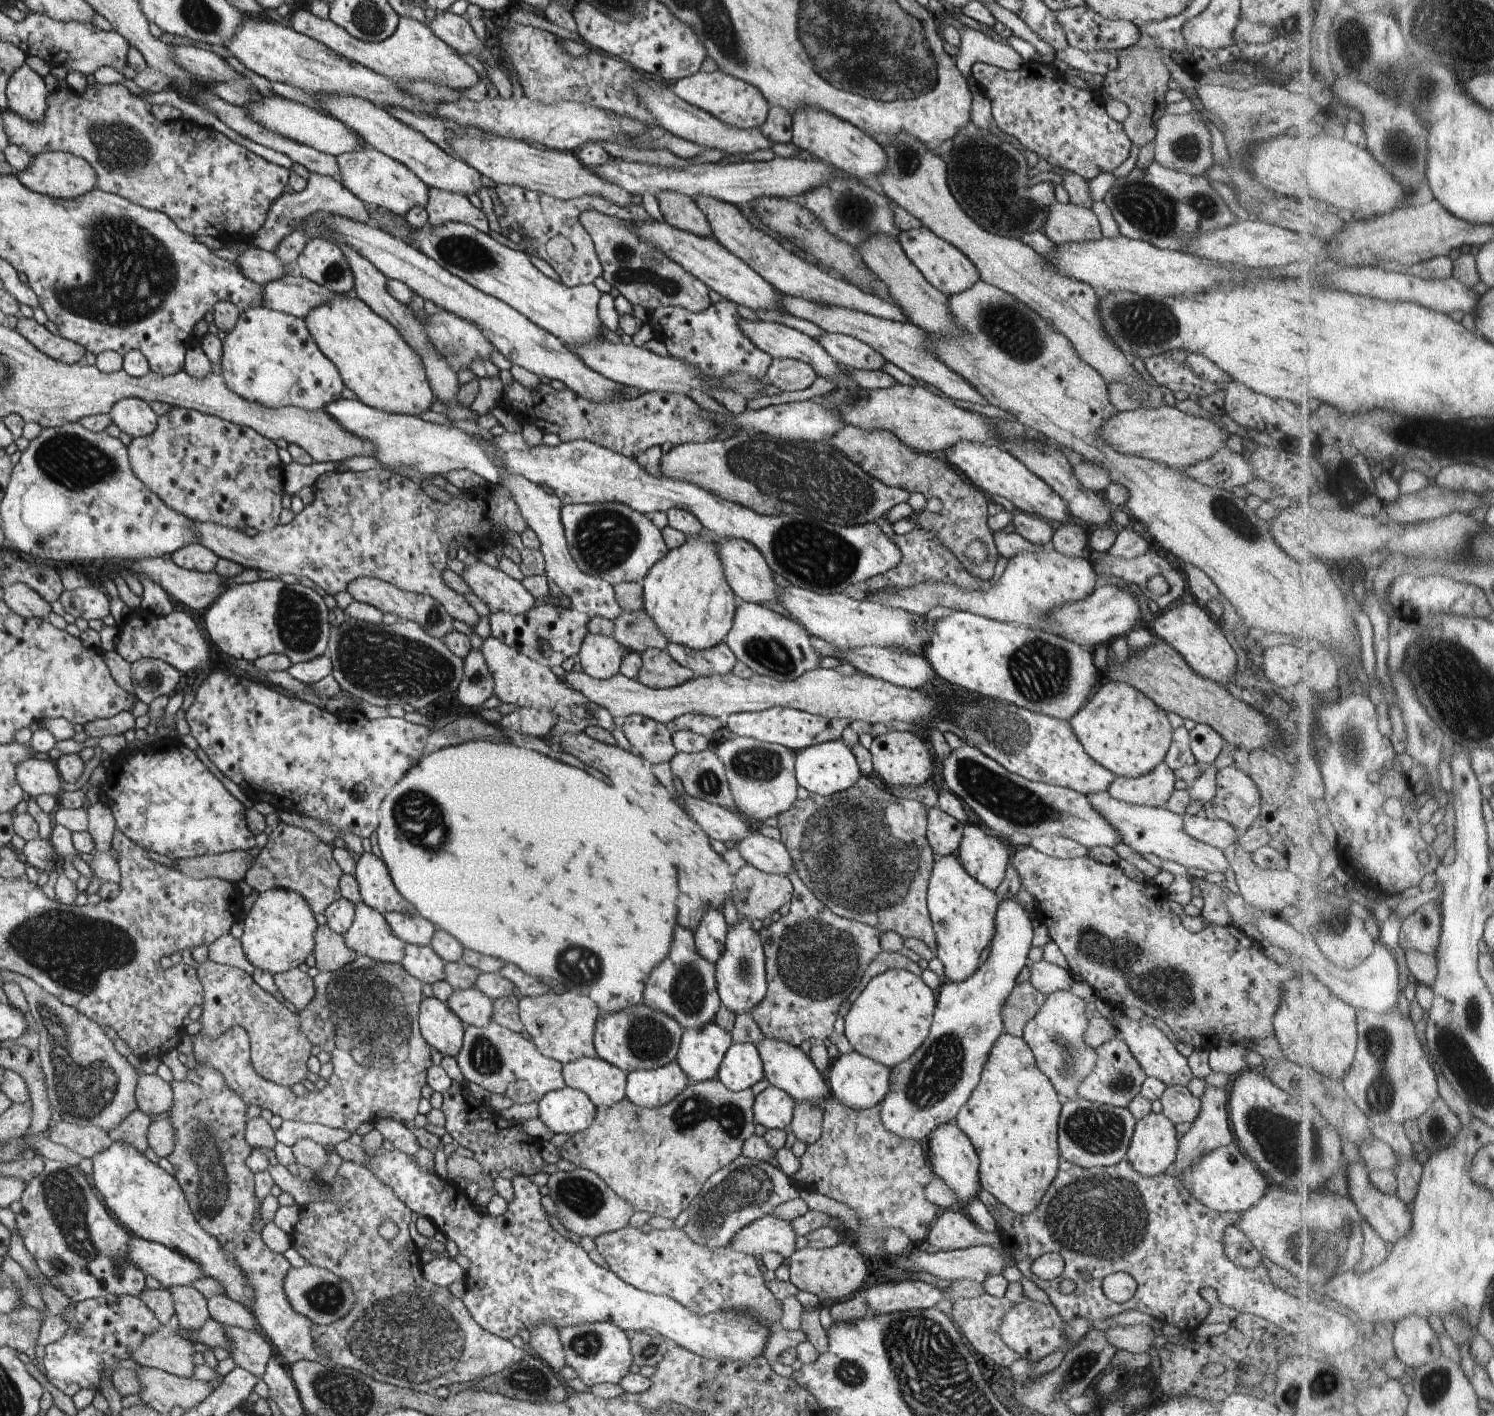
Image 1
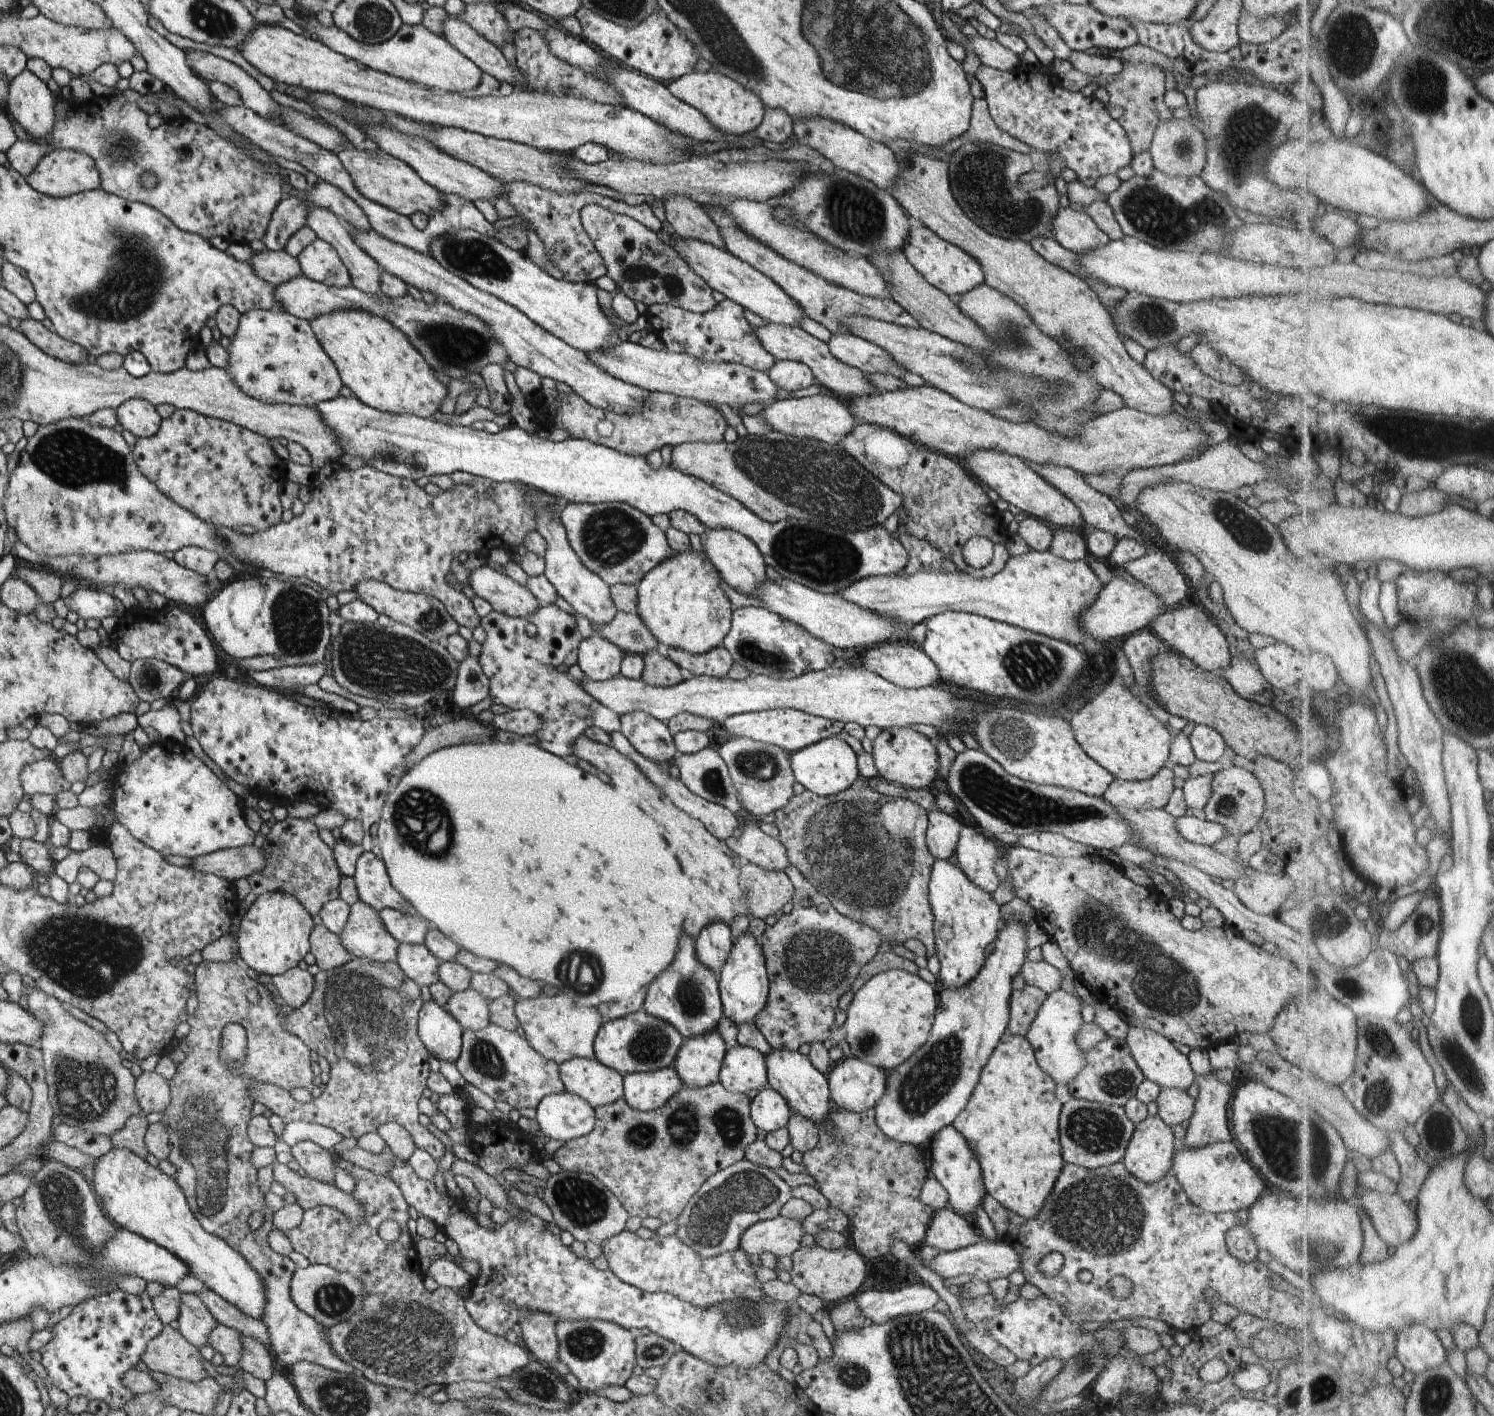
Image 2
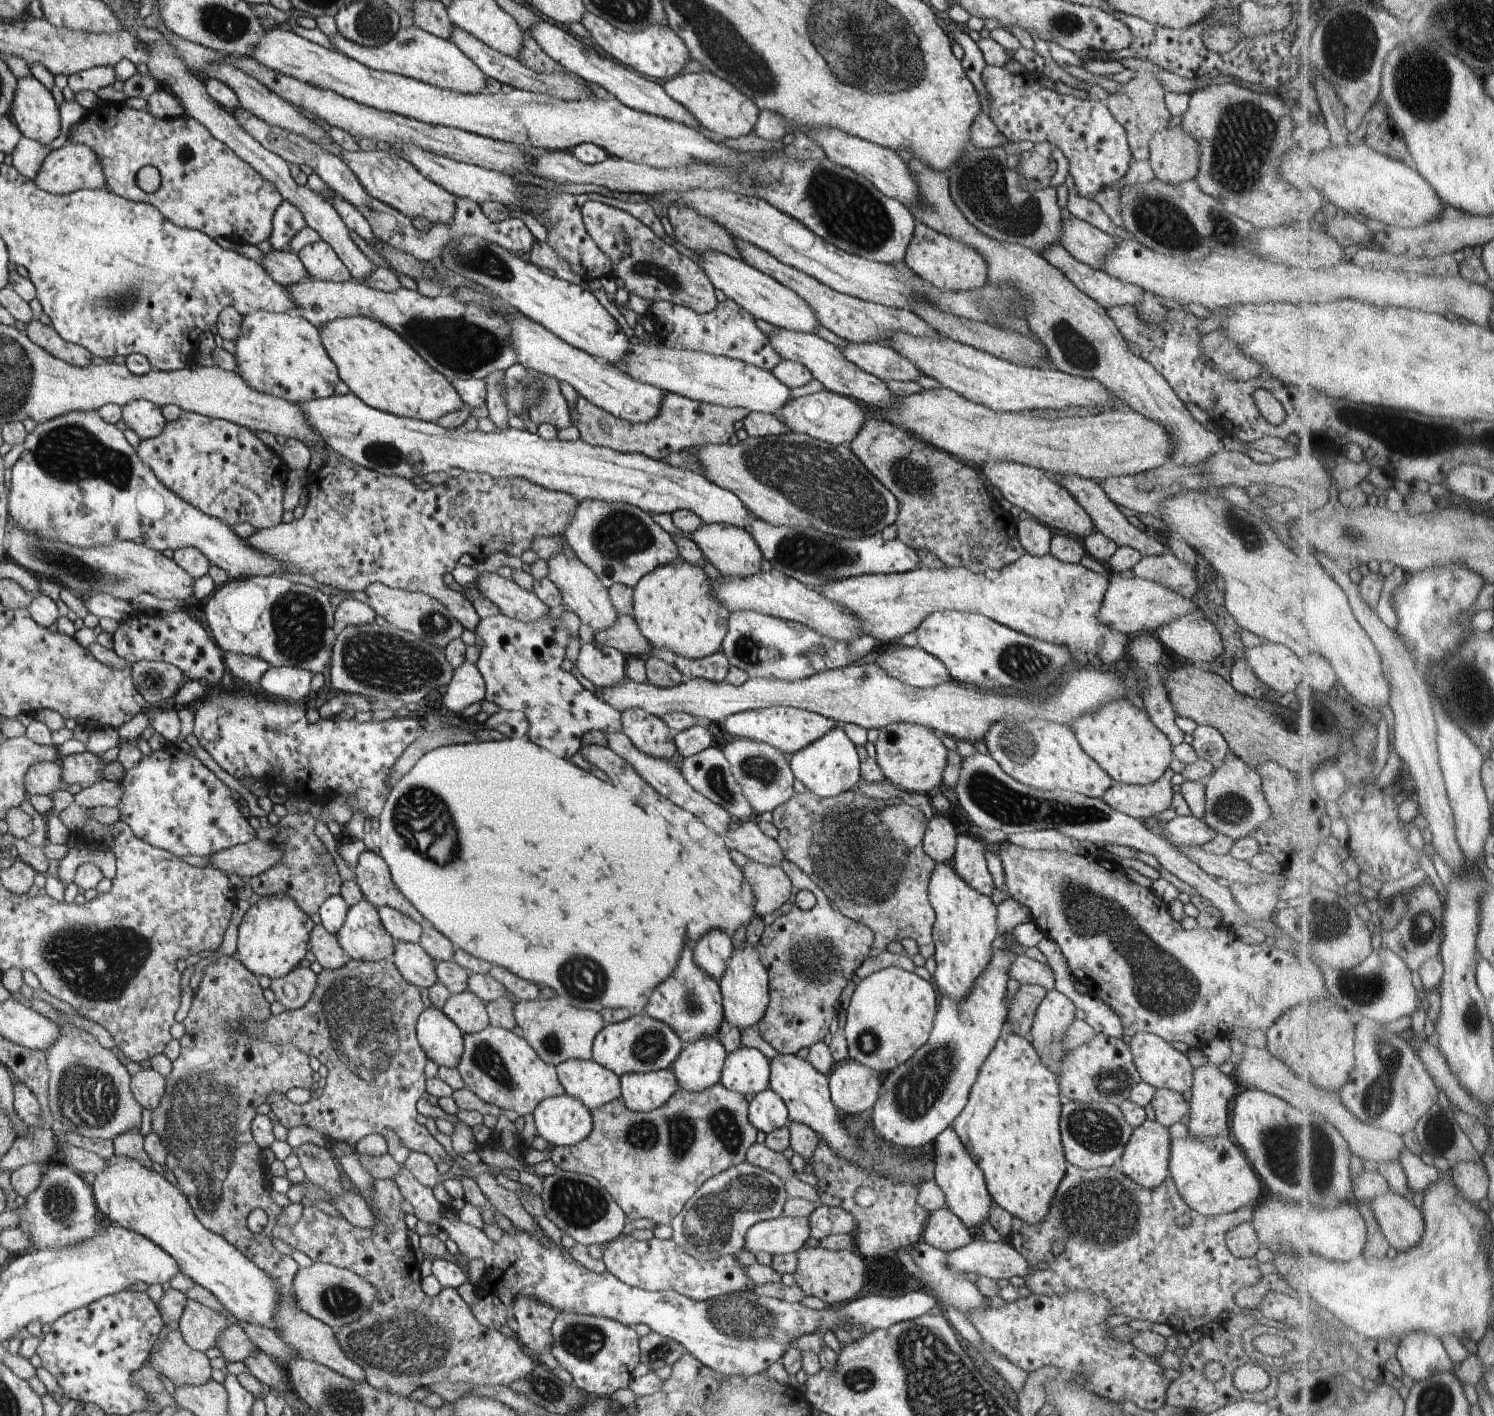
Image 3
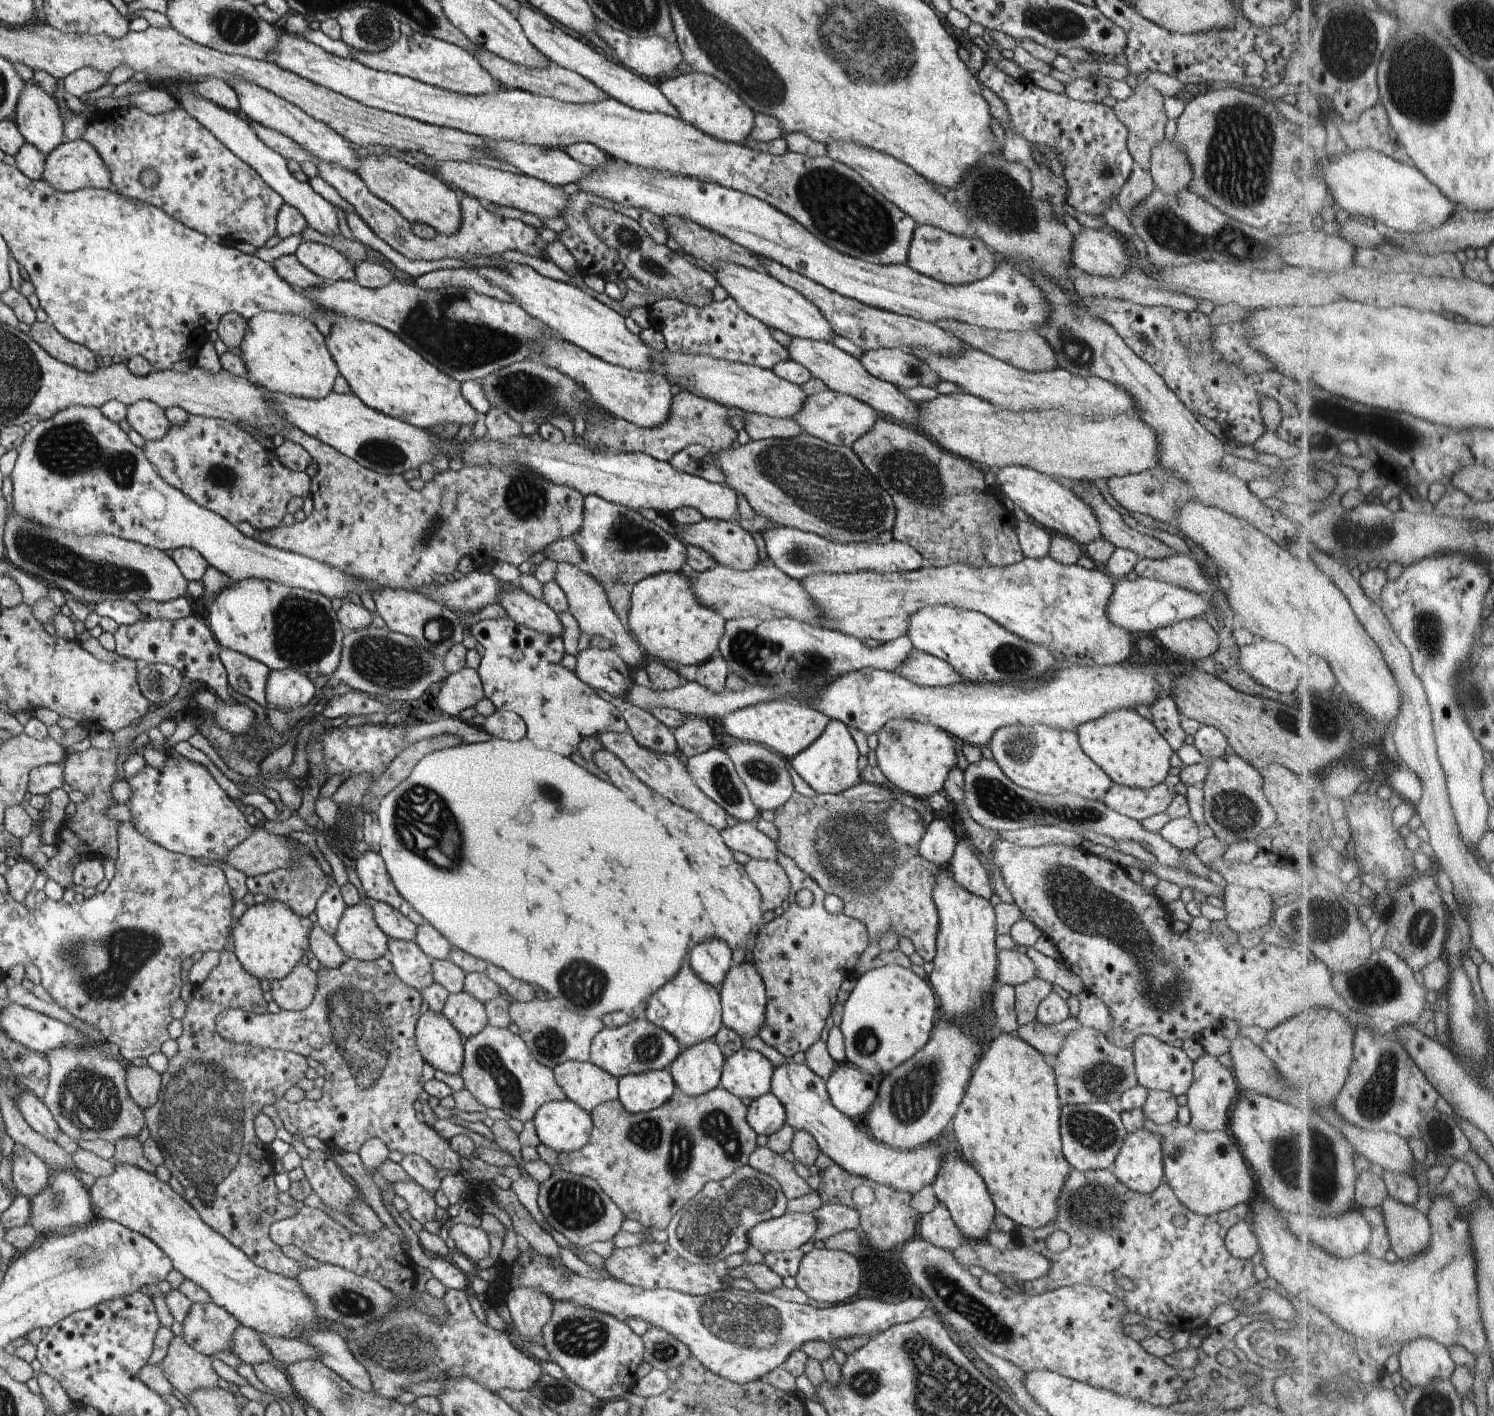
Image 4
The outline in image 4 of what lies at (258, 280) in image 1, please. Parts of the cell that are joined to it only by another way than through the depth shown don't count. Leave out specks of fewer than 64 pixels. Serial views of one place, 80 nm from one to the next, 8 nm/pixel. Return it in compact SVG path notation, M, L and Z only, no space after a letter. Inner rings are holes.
M293 253L291 255L282 255L270 263L278 276L285 280L296 290L306 291L308 288L316 287L324 280L311 270L308 270Z

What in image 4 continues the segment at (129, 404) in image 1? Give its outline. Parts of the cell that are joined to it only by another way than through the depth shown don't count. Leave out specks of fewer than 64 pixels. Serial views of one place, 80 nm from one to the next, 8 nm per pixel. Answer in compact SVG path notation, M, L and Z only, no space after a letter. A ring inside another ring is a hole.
M144 399L128 407L126 419L146 441L161 439L172 428L165 411L157 403Z

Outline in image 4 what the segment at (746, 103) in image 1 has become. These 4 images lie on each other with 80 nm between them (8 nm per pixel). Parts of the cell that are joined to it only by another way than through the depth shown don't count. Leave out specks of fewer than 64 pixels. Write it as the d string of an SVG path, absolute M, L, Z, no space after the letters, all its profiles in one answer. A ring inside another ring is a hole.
M703 72L684 73L659 82L662 94L680 113L680 118L698 130L729 143L742 143L750 136L754 121L753 111L724 80Z

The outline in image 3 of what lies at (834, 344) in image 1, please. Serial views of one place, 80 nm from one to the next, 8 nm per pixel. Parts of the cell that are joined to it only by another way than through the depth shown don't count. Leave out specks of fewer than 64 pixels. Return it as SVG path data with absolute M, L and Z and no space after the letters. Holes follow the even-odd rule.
M848 341L845 346L837 348L850 362L859 366L864 372L883 381L889 381L892 379L900 382L915 382L918 376L924 375L918 370L918 367L913 362L910 362L901 354L898 354L892 347L889 347L882 342L857 343L854 341Z

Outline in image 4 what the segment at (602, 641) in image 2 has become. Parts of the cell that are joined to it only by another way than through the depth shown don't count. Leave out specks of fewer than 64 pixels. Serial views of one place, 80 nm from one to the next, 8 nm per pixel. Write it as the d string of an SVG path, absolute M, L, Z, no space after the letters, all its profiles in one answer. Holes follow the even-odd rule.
M588 647L577 656L577 667L575 673L589 687L602 689L613 697L624 697L629 688L634 684L632 669L622 660L622 657L614 652L612 648Z

